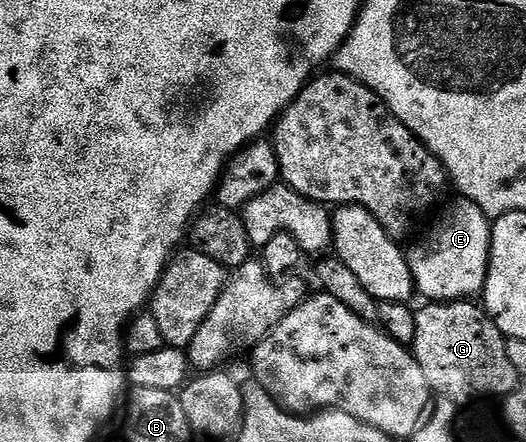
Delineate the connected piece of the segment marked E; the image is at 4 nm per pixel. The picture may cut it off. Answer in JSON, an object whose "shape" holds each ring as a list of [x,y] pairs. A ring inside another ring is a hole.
{"shape":[[[471,200],[456,201],[436,222],[435,229],[407,256],[415,291],[427,302],[470,301],[482,293],[487,281],[492,221]]]}

